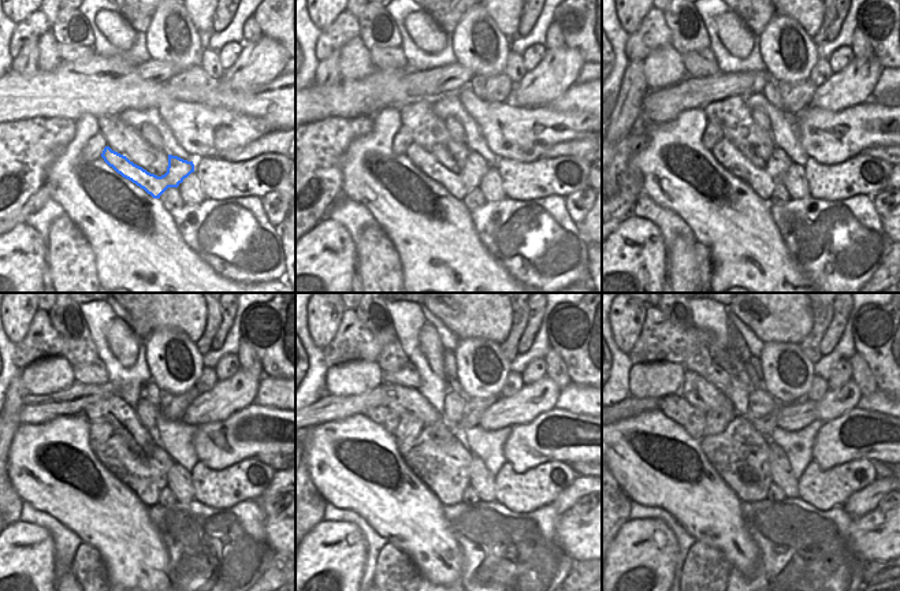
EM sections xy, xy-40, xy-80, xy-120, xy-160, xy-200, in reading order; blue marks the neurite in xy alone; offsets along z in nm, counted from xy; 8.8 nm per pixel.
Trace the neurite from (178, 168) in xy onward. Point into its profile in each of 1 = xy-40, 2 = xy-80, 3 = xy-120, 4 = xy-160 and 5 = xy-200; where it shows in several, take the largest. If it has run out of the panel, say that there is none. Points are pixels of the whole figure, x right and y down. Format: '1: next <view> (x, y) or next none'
1: next xy-40 (458, 185)
2: next xy-80 (762, 181)
3: next xy-120 (147, 476)
4: next xy-160 (438, 457)
5: next xy-200 (740, 454)

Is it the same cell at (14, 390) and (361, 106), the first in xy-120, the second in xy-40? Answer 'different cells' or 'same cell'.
different cells

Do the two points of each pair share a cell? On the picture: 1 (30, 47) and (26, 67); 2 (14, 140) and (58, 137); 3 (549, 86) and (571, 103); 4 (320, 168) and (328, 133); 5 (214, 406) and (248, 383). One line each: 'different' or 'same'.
1: same
2: same
3: different
4: same
5: same

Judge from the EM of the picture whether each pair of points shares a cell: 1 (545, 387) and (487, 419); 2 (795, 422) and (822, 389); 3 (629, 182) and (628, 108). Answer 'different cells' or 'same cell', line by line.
1: same cell
2: different cells
3: same cell

